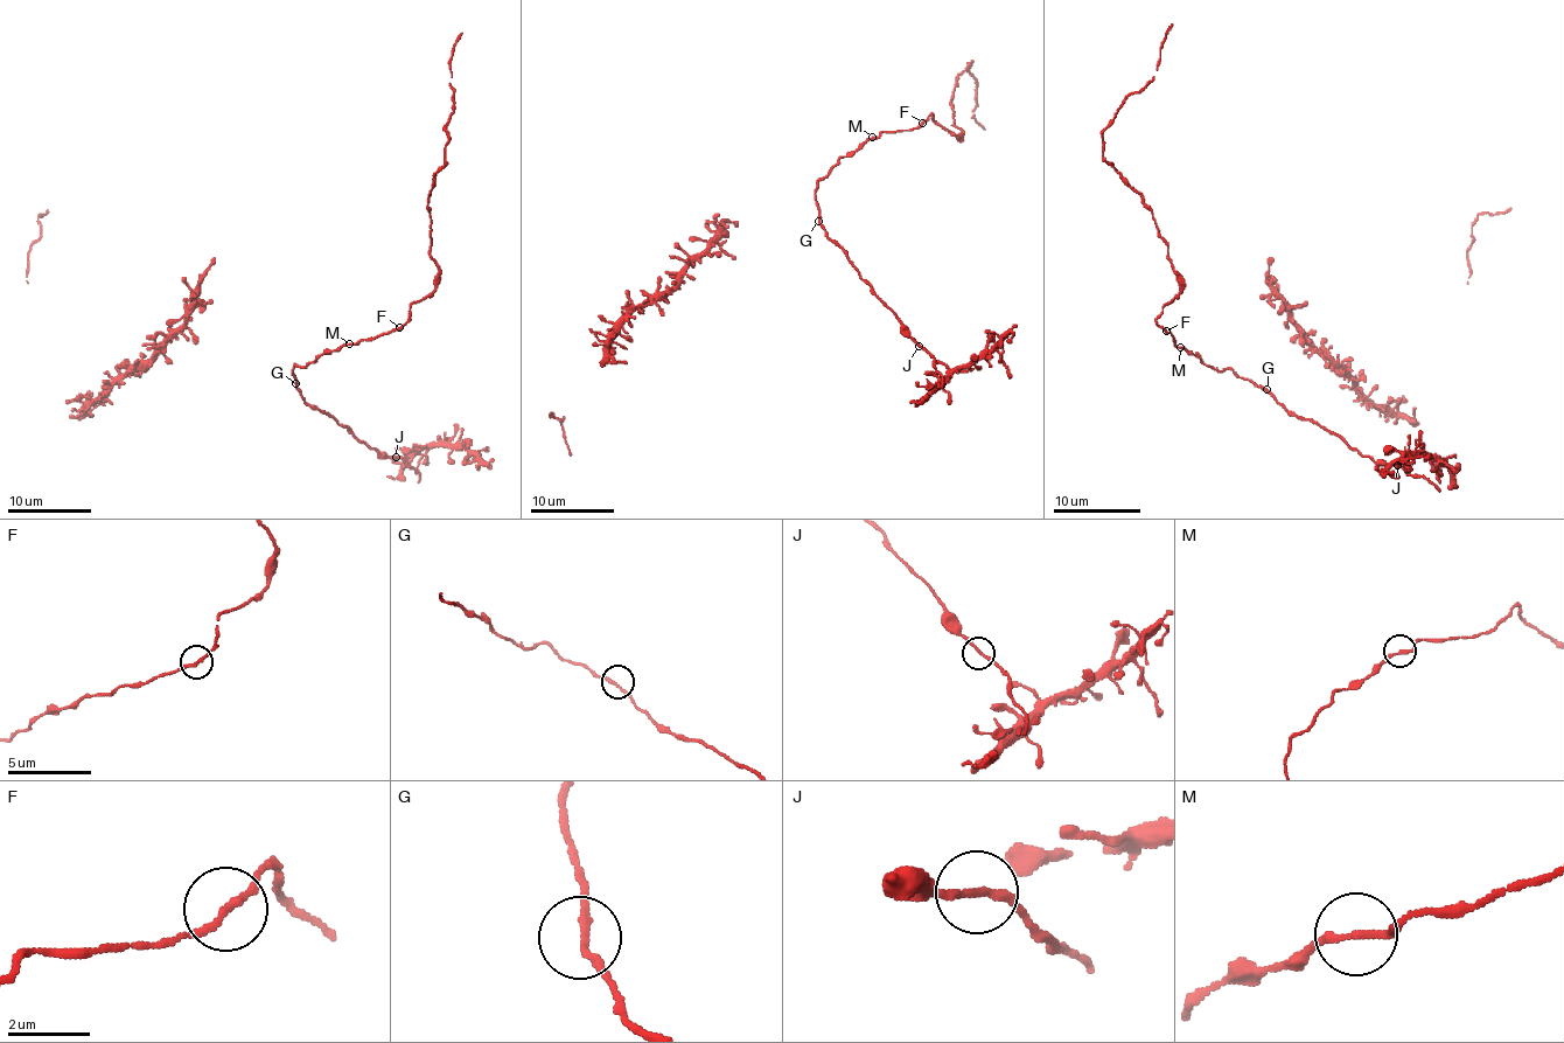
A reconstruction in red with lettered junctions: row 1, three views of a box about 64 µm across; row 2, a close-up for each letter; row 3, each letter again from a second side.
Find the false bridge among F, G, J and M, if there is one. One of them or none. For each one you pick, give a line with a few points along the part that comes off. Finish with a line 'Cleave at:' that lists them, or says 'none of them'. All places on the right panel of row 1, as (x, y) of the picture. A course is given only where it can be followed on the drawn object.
Cleave at: none of them

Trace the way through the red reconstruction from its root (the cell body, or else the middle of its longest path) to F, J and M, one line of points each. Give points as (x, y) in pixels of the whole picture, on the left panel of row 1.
F: (295, 377), (291, 373), (295, 364), (304, 367), (320, 354), (329, 354), (346, 343), (372, 340), (399, 327)
J: (295, 377), (295, 388), (308, 404), (314, 404), (346, 425), (379, 454), (396, 457)
M: (295, 377), (291, 373), (295, 364), (304, 367), (320, 354), (349, 343)

